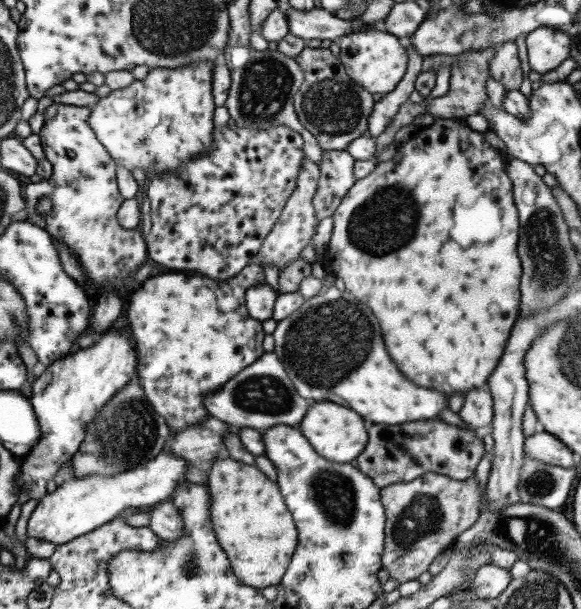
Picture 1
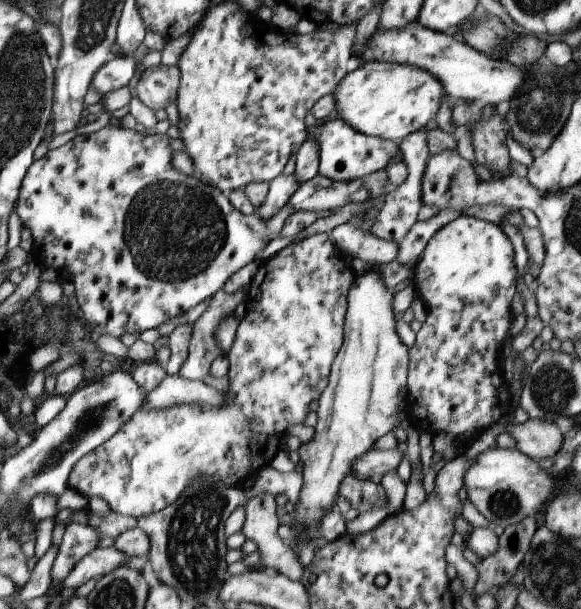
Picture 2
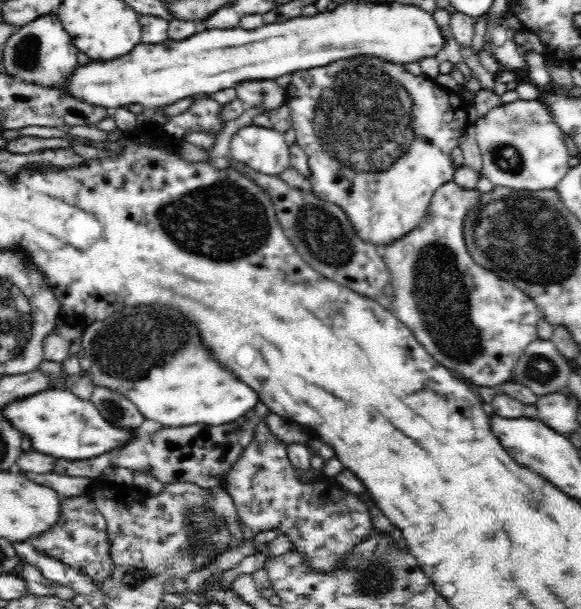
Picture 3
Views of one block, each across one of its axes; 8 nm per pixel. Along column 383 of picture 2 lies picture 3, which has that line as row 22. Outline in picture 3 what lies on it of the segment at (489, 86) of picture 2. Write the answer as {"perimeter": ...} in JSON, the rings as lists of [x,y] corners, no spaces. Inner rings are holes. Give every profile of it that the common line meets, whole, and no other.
{"perimeter":[[[46,14],[34,22],[18,28],[6,42],[4,62],[10,70],[8,76],[20,82],[40,84],[48,88],[60,88],[66,84],[68,76],[78,68],[78,48],[72,42],[72,36],[66,32],[58,14]]]}

